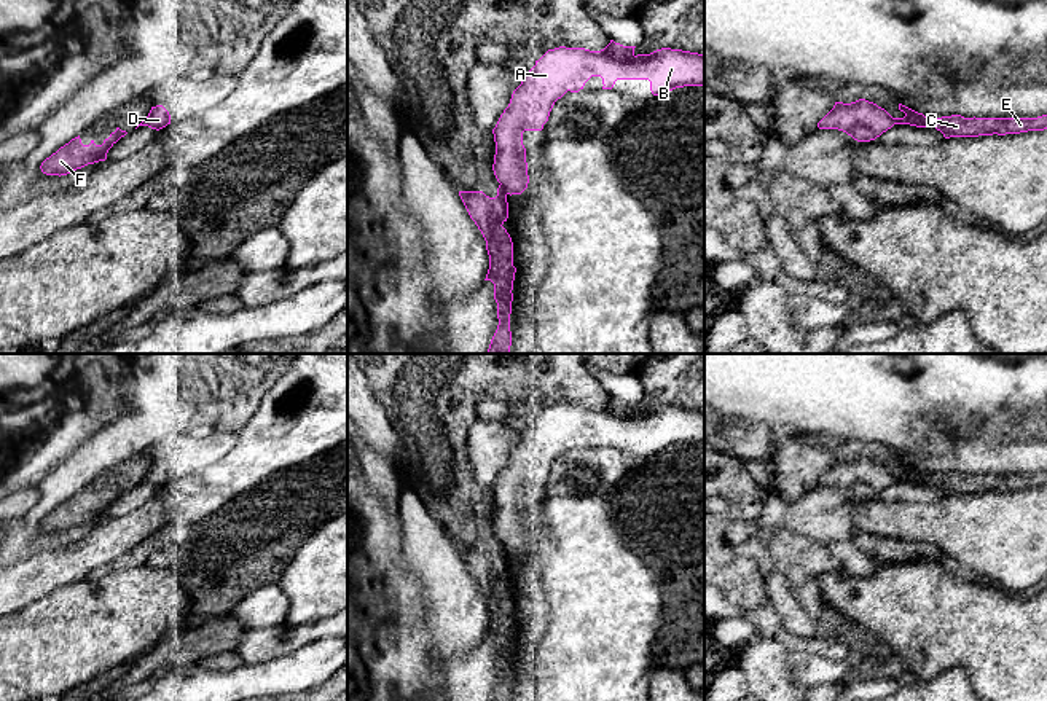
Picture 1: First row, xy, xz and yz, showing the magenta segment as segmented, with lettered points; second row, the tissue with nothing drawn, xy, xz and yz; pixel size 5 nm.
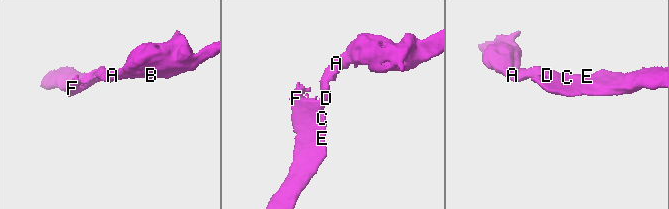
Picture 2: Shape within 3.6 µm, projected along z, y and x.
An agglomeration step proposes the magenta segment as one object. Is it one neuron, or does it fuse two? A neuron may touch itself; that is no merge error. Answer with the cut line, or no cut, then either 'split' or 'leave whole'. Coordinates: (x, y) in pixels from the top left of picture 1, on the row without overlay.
cut xz (501, 540), (507, 550); split

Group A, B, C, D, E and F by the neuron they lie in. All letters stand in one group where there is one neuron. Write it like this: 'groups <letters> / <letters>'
groups A B D / C E F

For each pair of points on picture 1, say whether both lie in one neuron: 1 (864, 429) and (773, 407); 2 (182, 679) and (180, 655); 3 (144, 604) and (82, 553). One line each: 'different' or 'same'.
1: same
2: different
3: different

